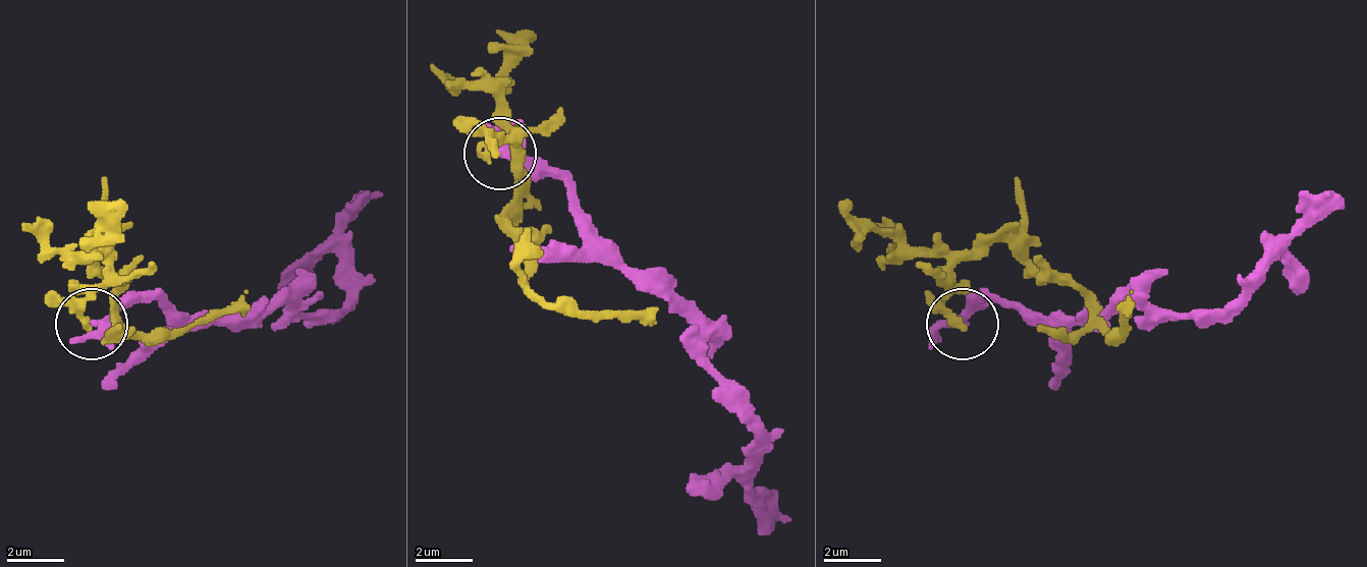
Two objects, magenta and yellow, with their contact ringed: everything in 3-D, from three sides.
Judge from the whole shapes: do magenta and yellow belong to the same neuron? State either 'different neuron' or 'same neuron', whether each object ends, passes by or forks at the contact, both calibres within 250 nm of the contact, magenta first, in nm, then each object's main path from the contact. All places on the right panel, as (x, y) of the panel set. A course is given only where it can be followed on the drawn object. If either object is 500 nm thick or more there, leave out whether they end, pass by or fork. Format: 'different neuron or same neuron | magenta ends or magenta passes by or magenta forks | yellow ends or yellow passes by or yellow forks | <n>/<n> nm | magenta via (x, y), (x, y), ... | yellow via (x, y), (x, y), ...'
different neuron | magenta passes by | yellow passes by | 280/190 nm | magenta via (964, 326), (992, 297), (1043, 319), (1137, 304), (1172, 312), (1222, 312), (1302, 232), (1330, 196) | yellow via (964, 326), (942, 304), (949, 268), (985, 239), (1015, 239), (1086, 297), (1107, 333), (1123, 326), (1130, 290)

